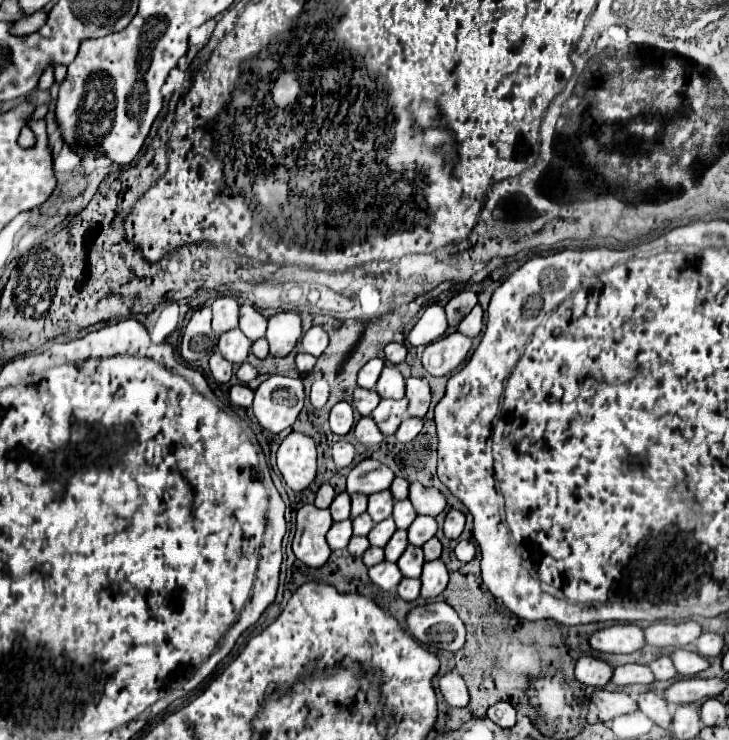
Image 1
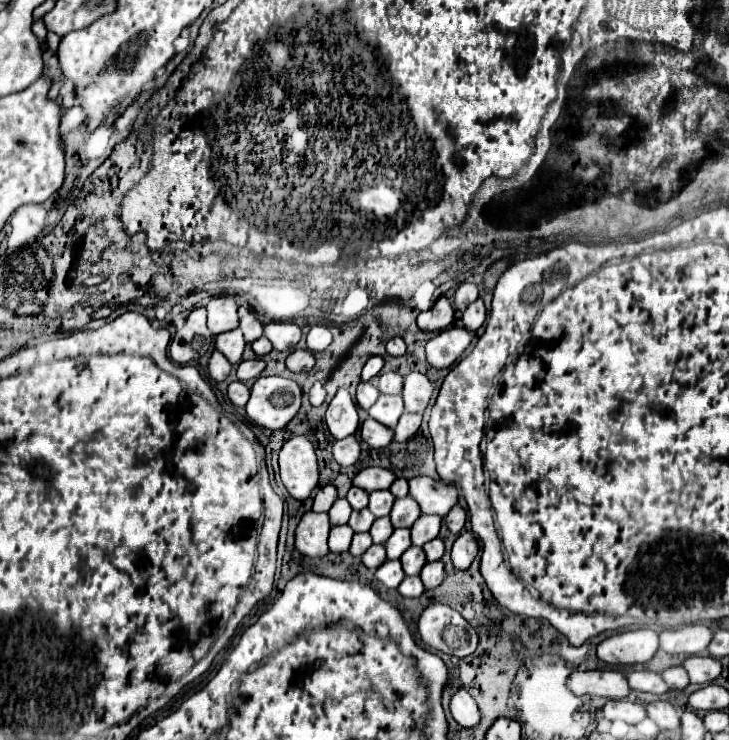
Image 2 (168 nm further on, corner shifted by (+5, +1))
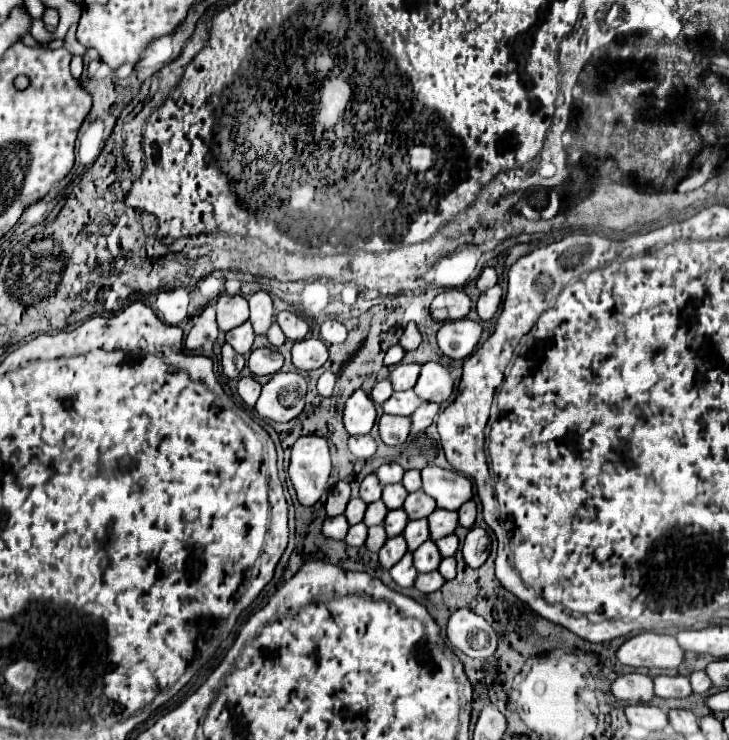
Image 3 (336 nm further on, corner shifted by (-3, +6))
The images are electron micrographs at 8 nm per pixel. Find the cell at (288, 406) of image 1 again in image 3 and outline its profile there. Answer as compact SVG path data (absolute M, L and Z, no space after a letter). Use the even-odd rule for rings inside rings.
M277 372L265 386L255 410L273 422L289 422L297 418L305 406L307 382L301 374Z

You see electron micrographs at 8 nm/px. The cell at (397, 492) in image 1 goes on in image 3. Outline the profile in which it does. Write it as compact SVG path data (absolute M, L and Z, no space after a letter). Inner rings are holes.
M417 470L405 472L405 476L403 476L403 486L407 488L407 492L417 492L417 490L421 490L421 476L419 476L419 472L417 472Z

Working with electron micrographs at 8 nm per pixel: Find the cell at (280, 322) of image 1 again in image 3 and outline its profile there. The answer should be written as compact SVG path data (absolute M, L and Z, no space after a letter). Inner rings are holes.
M281 312L281 314L277 314L275 322L281 326L283 334L285 334L287 340L291 340L291 342L303 340L303 338L307 336L307 332L309 332L307 322L305 322L299 314L293 314L293 312Z

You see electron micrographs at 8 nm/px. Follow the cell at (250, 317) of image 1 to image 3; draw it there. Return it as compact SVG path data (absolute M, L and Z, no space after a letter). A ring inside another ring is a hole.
M255 292L249 298L249 308L251 308L251 324L255 334L265 334L269 326L273 324L273 302L267 292Z

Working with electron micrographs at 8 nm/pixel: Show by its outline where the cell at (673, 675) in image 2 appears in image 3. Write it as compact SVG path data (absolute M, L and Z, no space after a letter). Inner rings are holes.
M703 670L693 672L693 674L689 676L689 682L691 682L693 692L697 692L697 694L703 694L703 692L707 692L707 690L711 688L711 680L709 680L709 676L707 676Z

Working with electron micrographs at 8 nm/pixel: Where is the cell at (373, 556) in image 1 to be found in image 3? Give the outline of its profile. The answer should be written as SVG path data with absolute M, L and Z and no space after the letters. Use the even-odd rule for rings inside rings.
M401 534L393 536L393 538L387 538L383 548L379 550L379 562L381 562L383 568L389 570L403 558L405 552L407 552L407 544L405 544L405 538Z

